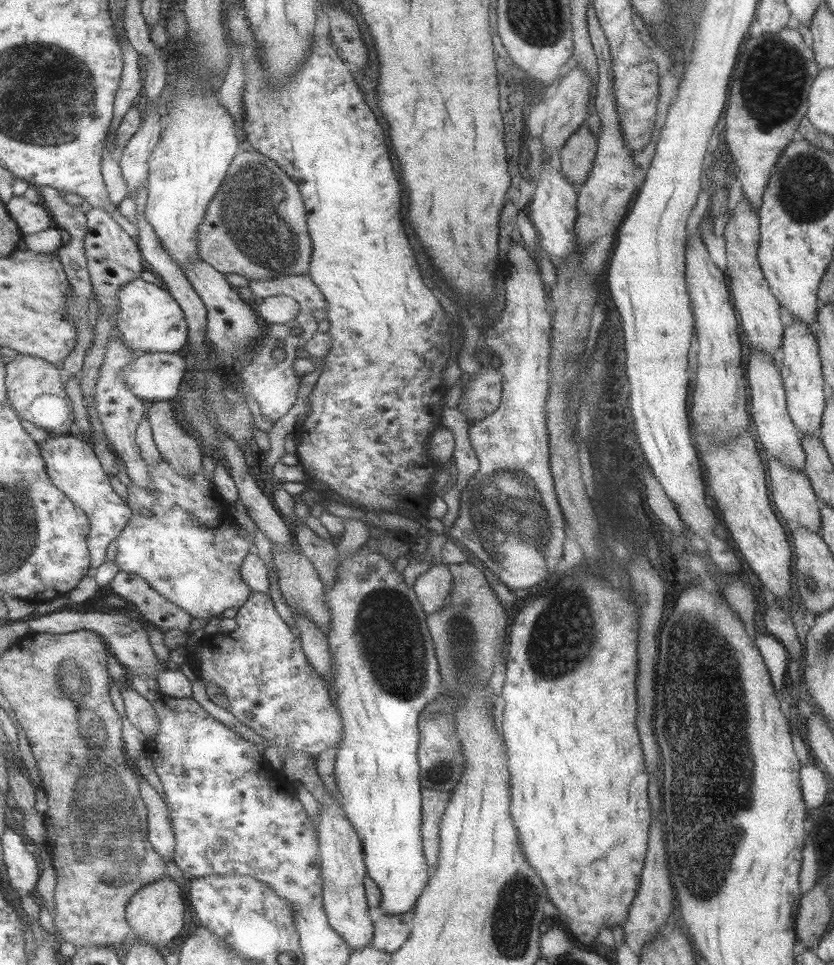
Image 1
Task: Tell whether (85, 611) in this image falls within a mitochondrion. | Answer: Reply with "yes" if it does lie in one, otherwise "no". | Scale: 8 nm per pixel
no

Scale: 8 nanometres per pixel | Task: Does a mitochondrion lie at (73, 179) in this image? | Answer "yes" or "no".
no

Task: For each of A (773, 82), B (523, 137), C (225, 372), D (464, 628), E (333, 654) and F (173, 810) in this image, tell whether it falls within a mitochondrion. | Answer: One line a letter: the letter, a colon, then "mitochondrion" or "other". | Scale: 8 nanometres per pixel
A: mitochondrion
B: other
C: other
D: mitochondrion
E: other
F: other

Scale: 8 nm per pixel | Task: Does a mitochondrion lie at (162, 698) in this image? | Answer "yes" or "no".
no

